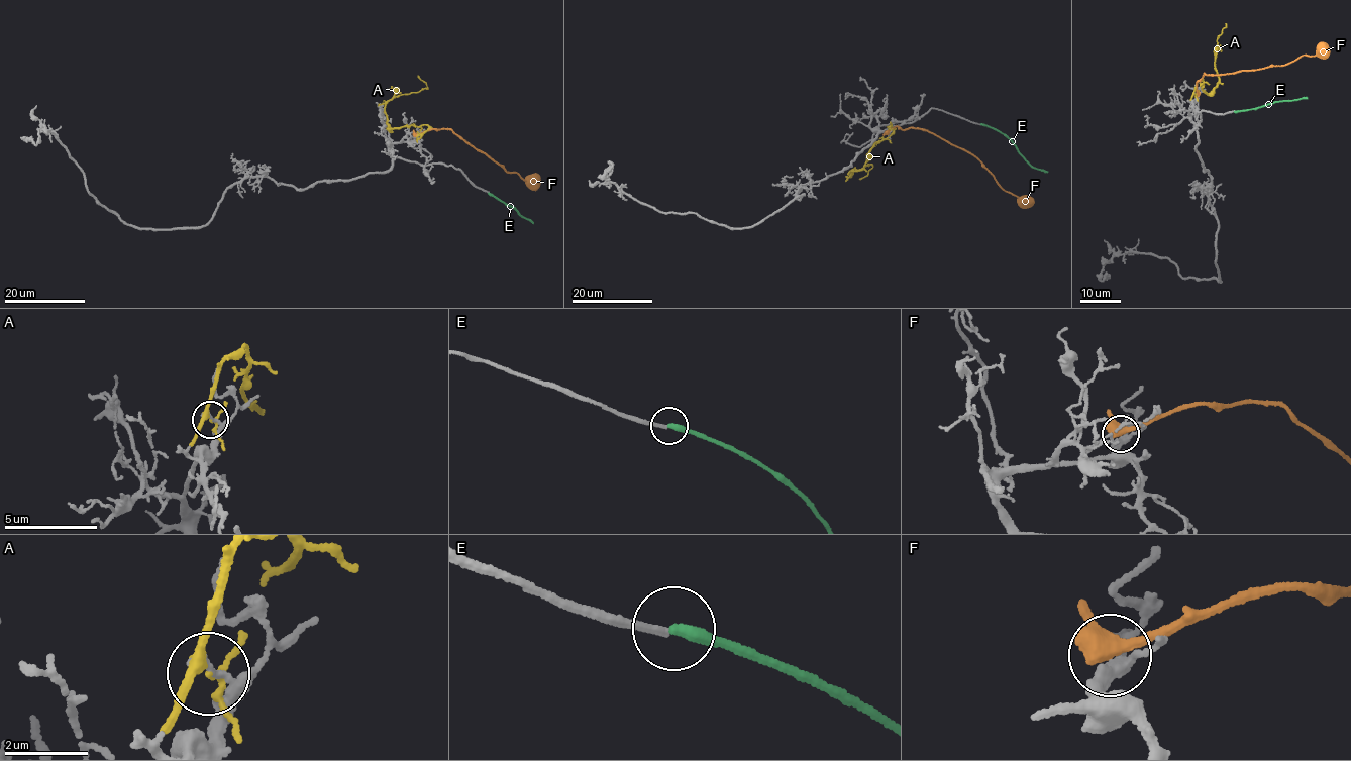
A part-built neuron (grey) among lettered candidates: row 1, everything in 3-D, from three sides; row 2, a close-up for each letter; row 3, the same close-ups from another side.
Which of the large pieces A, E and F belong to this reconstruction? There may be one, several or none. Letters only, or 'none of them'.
none of them

